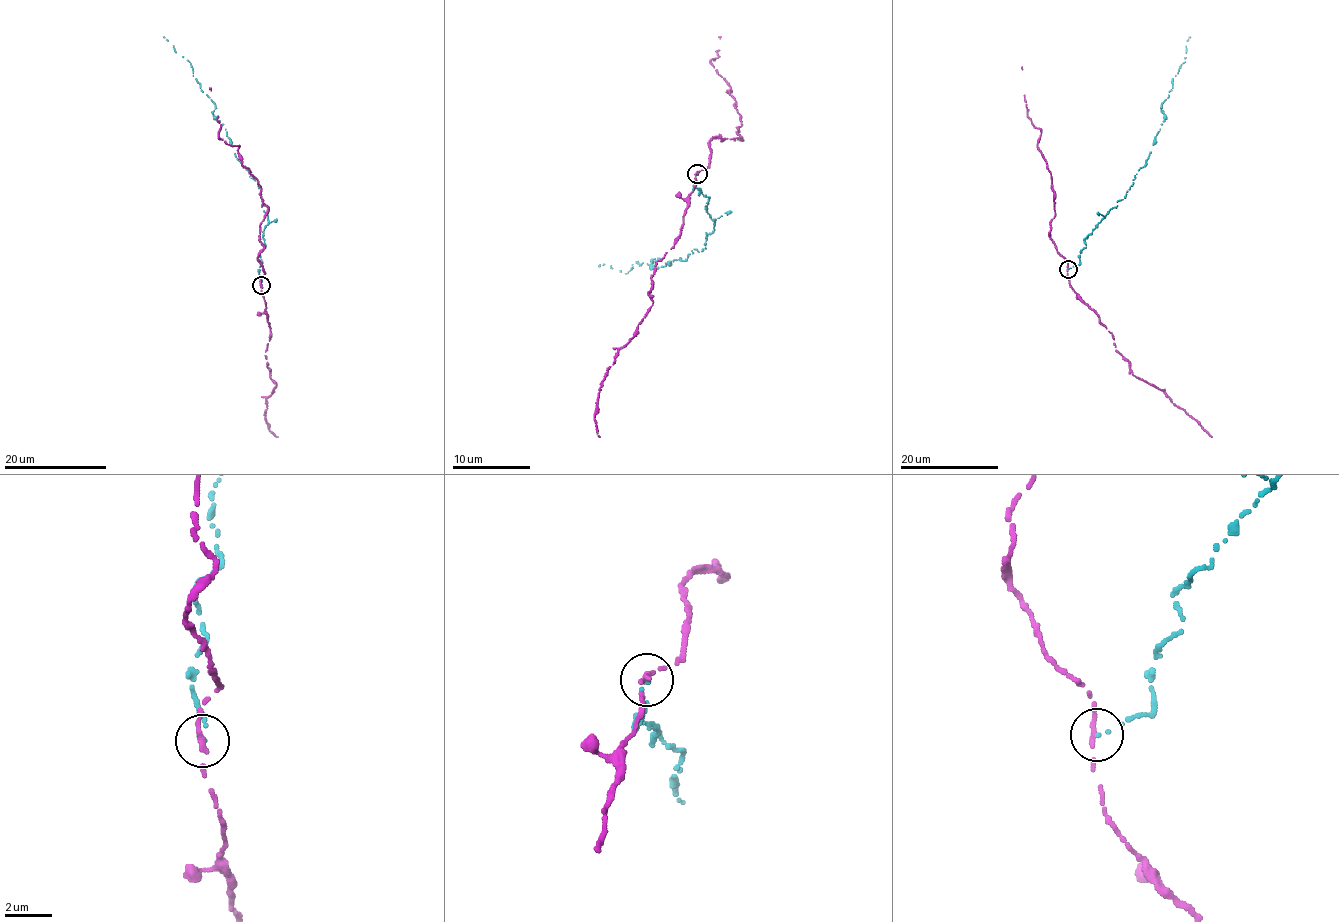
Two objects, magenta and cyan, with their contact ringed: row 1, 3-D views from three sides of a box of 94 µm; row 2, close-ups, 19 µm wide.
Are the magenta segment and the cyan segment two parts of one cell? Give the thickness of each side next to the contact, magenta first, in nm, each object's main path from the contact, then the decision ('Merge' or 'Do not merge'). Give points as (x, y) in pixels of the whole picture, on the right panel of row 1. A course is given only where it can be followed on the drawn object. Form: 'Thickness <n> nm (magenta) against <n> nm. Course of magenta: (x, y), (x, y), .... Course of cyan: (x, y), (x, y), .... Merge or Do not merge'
Thickness 180 nm (magenta) against 140 nm. Course of magenta: (1068, 268), (1070, 287), (1099, 318), (1113, 339), (1115, 350), (1128, 361), (1133, 374), (1154, 385), (1211, 436). Course of cyan: (1068, 268), (1079, 263), (1083, 240), (1123, 199), (1146, 164), (1165, 117), (1161, 105), (1185, 62), (1190, 37). Do not merge

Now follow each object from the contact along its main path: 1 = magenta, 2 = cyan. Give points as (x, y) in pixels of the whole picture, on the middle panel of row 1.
1: (696, 173), (679, 236), (655, 267), (647, 294), (653, 303), (599, 388), (594, 419), (600, 436)
2: (696, 173), (715, 222), (706, 248), (625, 274), (598, 265)

